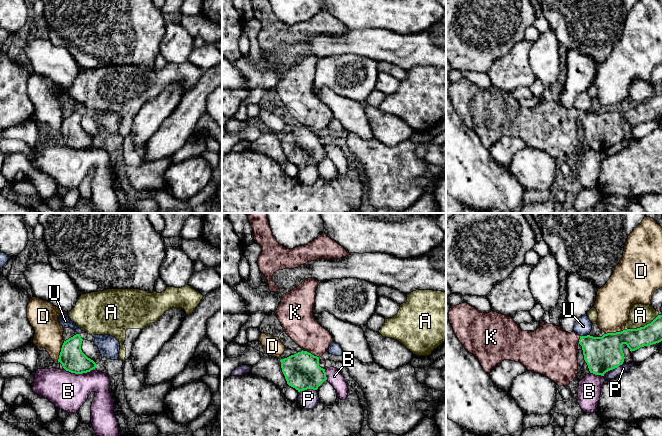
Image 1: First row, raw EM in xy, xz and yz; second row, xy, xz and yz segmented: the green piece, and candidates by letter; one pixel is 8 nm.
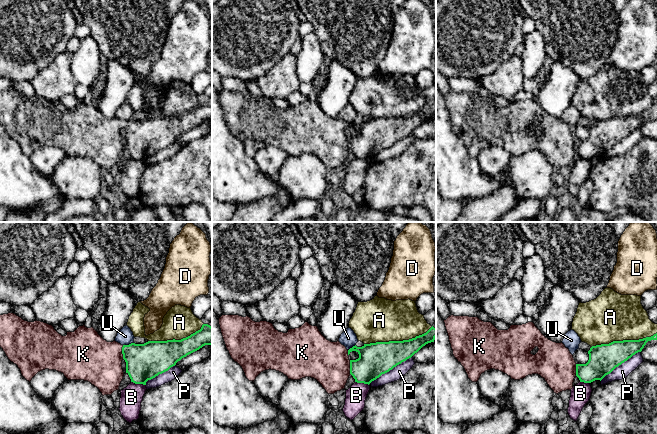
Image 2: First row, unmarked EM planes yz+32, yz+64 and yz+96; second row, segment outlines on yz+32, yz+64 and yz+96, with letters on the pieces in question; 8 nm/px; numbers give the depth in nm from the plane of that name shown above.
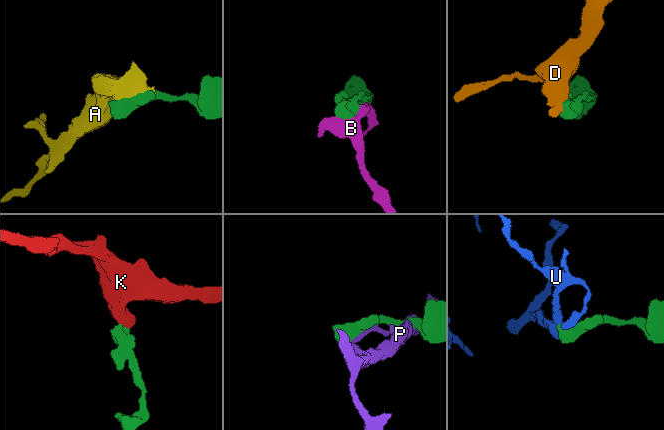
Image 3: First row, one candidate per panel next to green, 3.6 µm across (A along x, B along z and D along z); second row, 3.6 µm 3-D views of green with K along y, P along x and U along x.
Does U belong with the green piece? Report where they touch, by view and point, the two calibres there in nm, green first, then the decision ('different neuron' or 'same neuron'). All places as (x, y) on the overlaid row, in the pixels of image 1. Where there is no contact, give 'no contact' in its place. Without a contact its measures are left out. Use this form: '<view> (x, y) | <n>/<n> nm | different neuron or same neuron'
yz (584, 336) | 280/140 nm | different neuron

